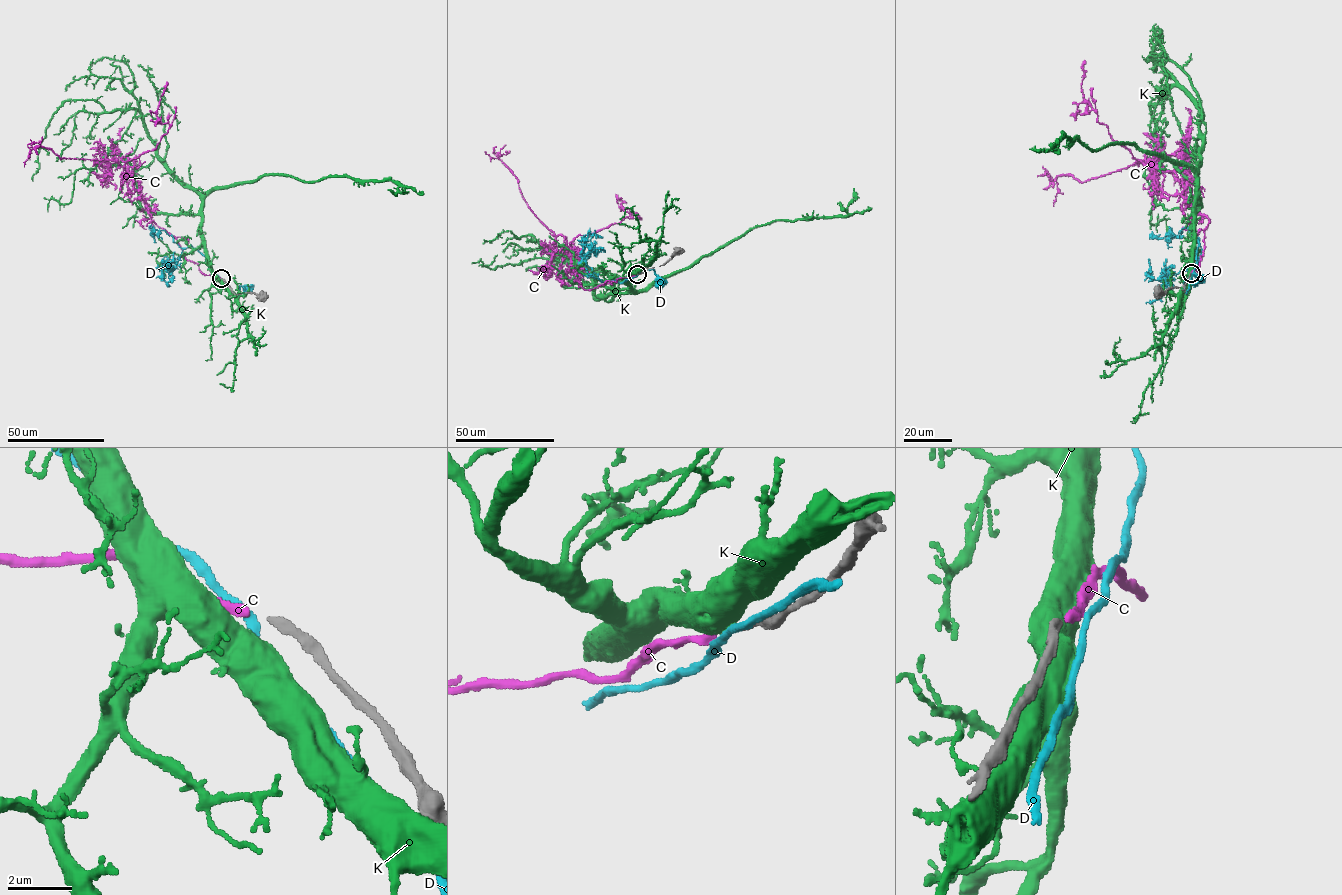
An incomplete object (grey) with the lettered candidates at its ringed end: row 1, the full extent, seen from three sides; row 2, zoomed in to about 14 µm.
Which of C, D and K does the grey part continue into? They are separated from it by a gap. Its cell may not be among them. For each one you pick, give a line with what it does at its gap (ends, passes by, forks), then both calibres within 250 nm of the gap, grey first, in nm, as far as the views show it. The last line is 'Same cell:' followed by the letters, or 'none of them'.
C: it ends there; 240 nm thick on the grey side, 260 nm on the other
Same cell: C

